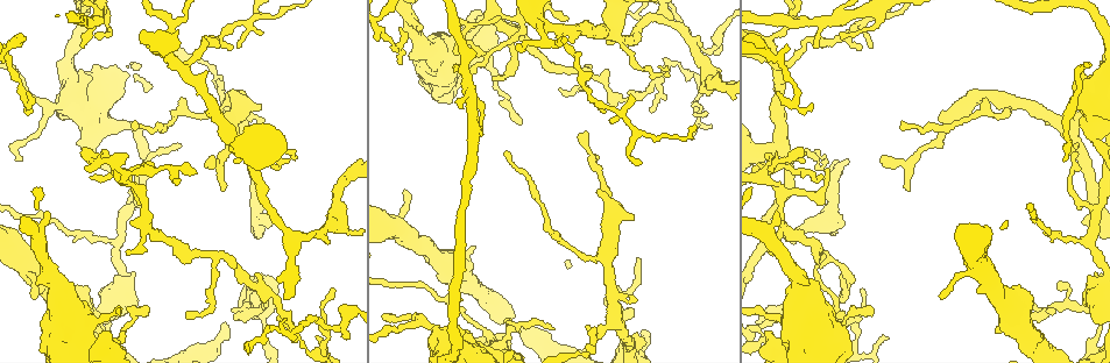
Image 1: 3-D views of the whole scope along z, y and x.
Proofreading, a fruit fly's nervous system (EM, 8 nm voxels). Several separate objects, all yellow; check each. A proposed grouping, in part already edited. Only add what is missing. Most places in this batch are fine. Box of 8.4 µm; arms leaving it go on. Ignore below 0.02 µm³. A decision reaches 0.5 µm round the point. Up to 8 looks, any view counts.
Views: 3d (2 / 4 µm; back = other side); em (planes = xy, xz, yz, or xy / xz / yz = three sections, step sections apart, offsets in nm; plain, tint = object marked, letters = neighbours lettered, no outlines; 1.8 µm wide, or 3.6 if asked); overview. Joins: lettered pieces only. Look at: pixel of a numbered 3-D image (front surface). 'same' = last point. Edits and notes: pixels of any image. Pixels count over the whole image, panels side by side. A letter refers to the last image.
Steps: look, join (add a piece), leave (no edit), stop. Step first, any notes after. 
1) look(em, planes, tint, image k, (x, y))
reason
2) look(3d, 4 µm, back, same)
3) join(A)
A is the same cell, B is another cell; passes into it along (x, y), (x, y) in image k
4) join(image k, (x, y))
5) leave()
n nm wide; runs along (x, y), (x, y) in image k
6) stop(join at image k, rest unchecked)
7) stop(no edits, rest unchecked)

look(3d, 4 µm, image 1, (771, 252))
an open end

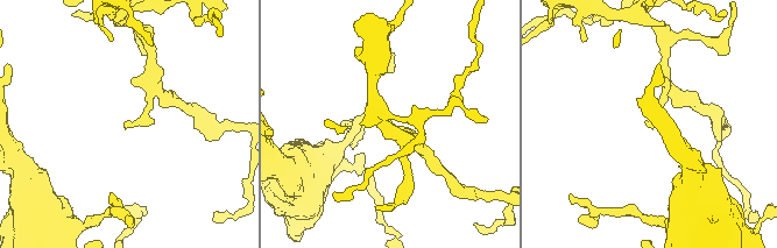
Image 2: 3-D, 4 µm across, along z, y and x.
look(em, planes, tint, image 2, (653, 126))

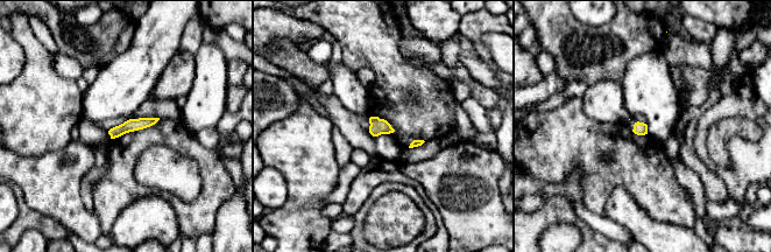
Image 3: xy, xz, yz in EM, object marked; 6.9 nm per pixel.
look(em, planes, letters, same)
see the neighbours

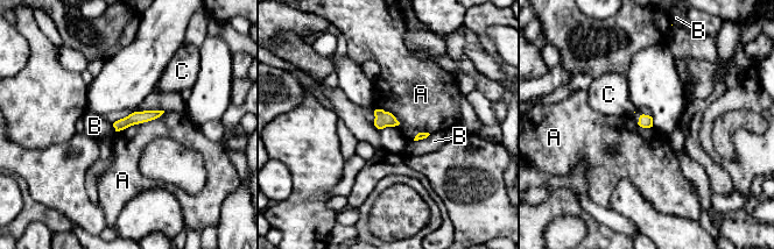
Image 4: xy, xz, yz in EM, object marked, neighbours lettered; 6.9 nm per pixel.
leave()
90 nm wide; A, B and C are other cells; border along (164, 112), (121, 130) in image 4; none of them fits

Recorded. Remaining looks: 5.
look(em, xz, step 16, letters, image 1, (861, 319))
tapers out

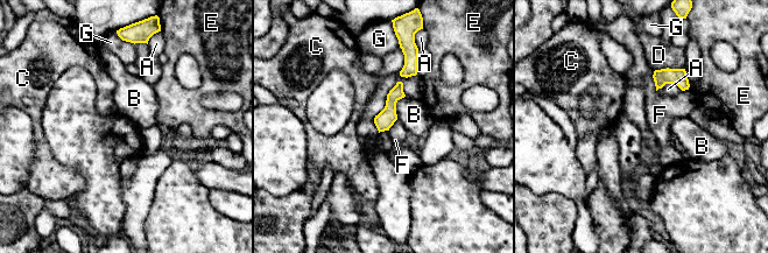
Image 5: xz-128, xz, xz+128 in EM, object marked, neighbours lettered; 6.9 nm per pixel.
look(em, planes, letters, same)
cut it another way

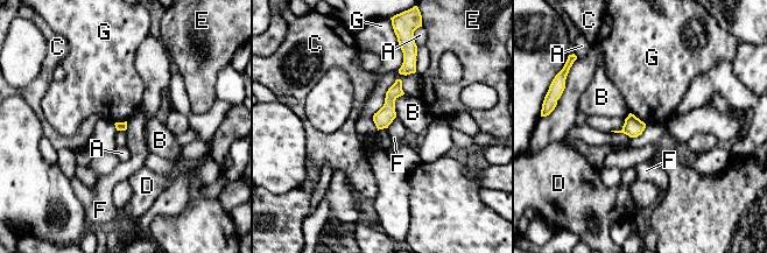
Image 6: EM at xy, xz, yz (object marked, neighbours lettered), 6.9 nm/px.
leave()
A, B, C, D, E, F and G are other cells; border along (395, 117), (387, 128) in image 6; no lettered piece goes on from it

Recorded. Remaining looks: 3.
look(em, planes, tint, image 1, (92, 159))
narrows sharply

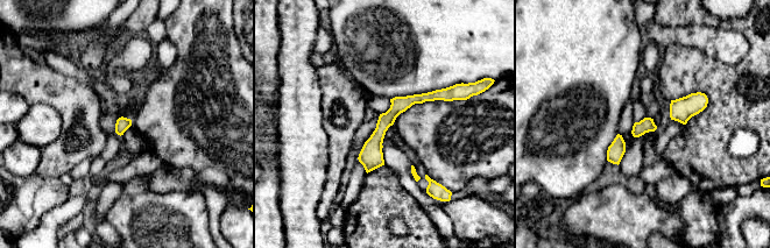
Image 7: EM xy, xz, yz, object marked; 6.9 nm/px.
look(em, planes, letters, same)

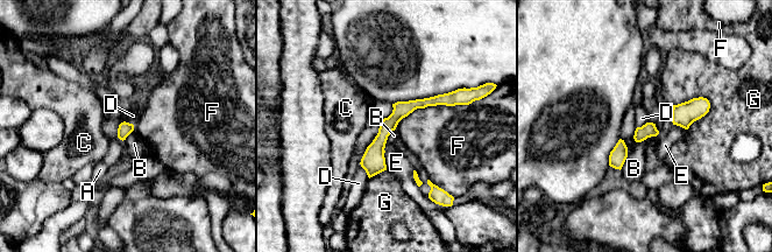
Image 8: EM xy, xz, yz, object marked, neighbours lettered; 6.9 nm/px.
leave()
F touches over 500 nm; A, B, C, D, E, F and G are other cells; no lettered piece goes on from it

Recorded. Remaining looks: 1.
stop(no edits, rest unchecked)

